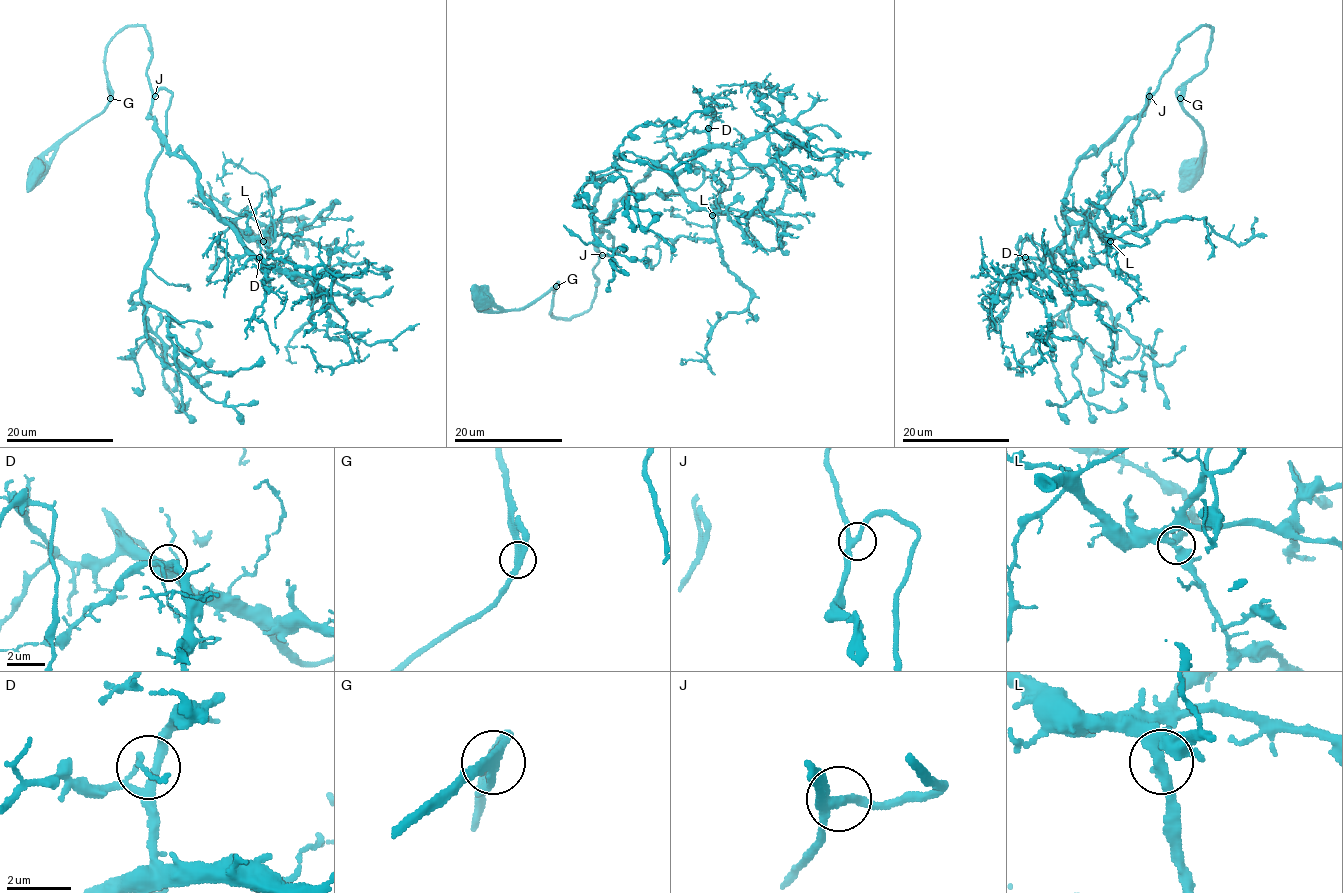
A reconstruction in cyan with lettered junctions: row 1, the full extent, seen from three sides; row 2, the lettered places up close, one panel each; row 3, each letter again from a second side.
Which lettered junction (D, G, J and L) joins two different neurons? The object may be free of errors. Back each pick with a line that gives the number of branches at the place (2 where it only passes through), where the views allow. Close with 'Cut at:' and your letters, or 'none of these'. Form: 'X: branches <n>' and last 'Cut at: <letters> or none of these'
Cut at: none of these

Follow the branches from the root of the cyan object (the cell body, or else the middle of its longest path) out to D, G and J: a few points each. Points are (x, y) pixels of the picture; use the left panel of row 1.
D: (37, 171), (105, 107), (107, 44), (142, 25), (155, 130), (194, 167), (203, 200), (259, 257)
G: (37, 171), (49, 160), (59, 144), (95, 117), (109, 99)
J: (37, 171), (65, 138), (105, 107), (107, 44), (130, 25), (142, 25), (148, 33), (147, 76), (155, 96)

